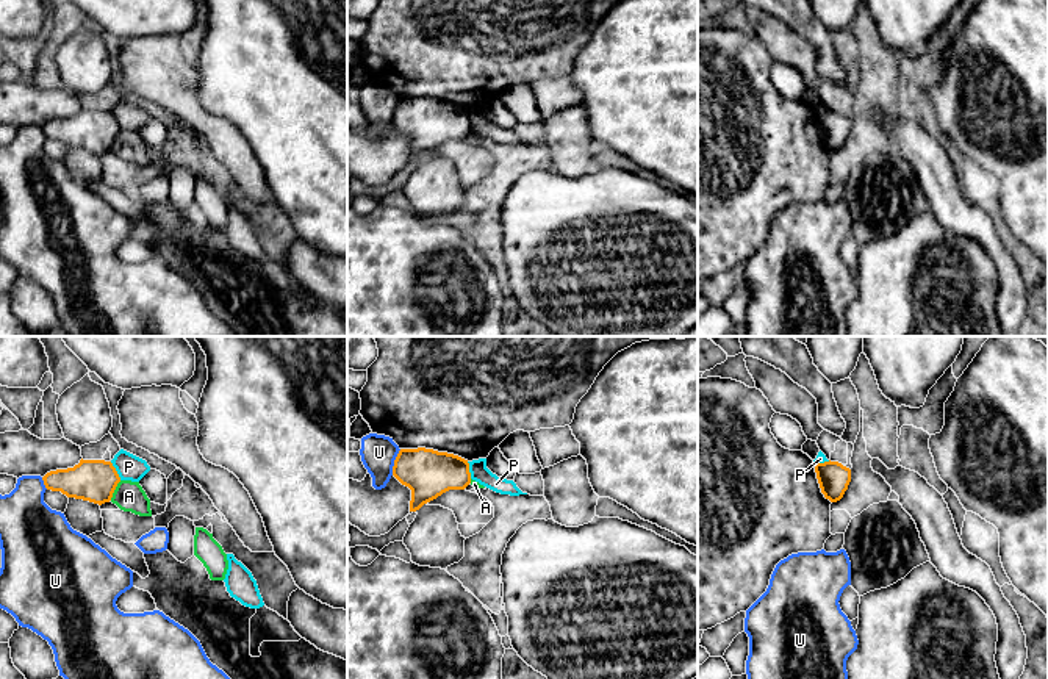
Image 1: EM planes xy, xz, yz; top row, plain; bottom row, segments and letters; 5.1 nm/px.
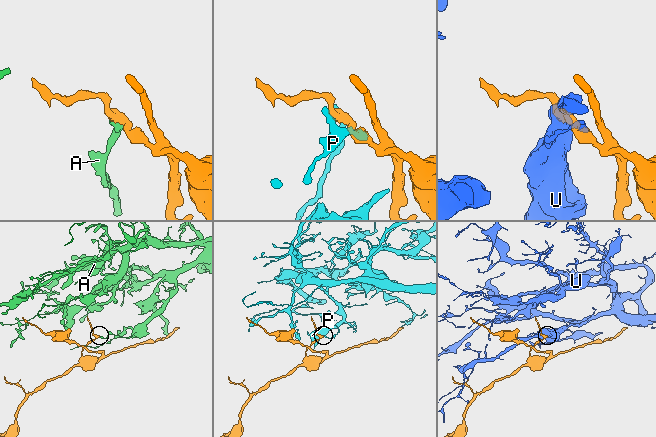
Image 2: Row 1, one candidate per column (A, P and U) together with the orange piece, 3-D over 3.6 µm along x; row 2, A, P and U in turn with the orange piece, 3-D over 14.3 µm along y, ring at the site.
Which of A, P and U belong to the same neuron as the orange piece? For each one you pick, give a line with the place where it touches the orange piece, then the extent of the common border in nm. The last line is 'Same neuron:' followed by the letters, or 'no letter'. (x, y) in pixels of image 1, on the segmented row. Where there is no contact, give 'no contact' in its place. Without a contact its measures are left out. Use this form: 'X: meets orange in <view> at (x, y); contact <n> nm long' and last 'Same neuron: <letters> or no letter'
Same neuron: no letter

